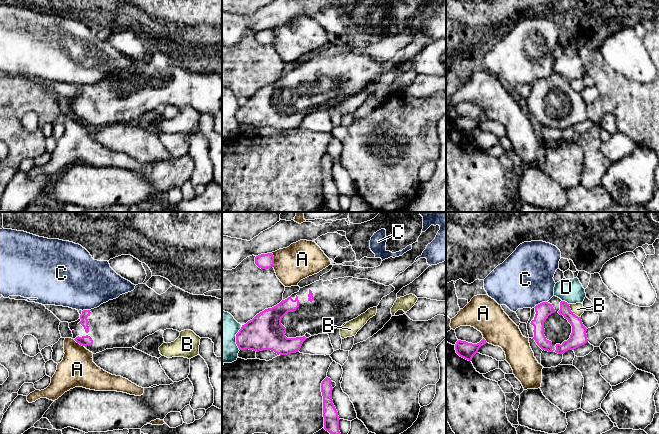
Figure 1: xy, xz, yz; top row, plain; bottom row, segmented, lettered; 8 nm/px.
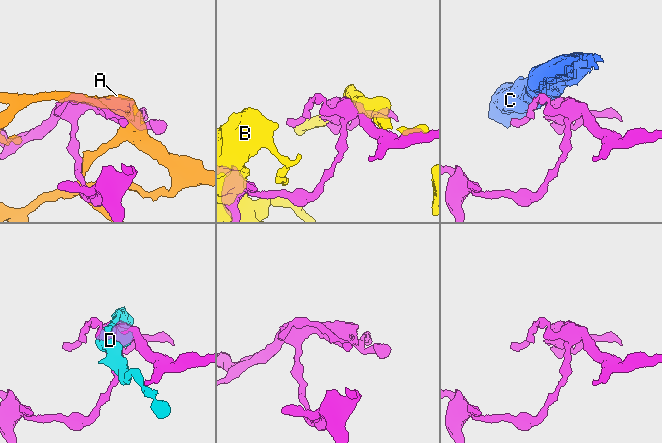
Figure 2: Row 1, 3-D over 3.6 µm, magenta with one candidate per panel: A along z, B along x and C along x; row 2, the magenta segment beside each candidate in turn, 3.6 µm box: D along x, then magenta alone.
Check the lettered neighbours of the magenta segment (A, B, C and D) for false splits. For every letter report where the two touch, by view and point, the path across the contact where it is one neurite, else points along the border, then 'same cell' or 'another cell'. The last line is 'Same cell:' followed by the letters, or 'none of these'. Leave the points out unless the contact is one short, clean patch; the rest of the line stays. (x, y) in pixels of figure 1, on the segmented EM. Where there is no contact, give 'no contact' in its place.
A: contact xz (273, 260); another cell
B: contact yz (572, 312); another cell
C: contact yz (540, 303); border yz (546, 301), (542, 301), (533, 307); another cell
D: contact yz (566, 302); another cell
Same cell: none of these

